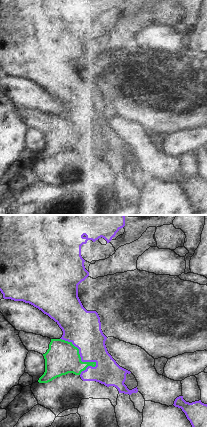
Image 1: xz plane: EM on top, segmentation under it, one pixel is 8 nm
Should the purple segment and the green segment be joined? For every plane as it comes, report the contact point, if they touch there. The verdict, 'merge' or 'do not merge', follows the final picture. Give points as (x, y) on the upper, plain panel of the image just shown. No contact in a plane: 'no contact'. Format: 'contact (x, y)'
contact (79, 129)

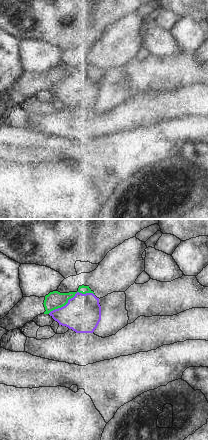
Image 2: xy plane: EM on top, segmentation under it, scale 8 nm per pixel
contact (71, 74)

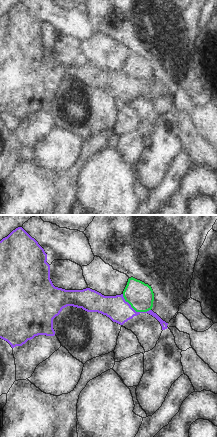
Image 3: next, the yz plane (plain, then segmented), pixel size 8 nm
contact (134, 86)

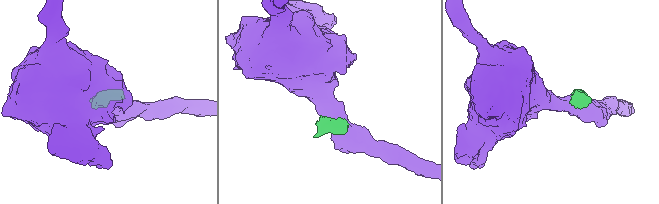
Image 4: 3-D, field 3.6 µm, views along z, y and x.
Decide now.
do not merge

